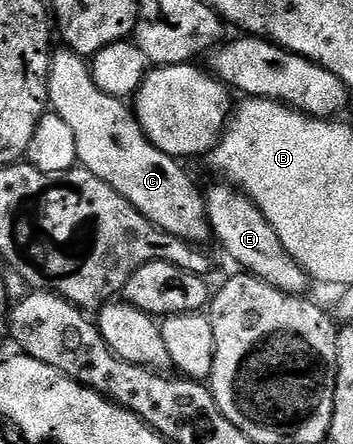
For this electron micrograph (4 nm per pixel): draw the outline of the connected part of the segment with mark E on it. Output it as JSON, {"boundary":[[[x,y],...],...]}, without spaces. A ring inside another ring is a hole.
{"boundary":[[[216,182],[212,189],[207,189],[208,221],[212,227],[215,243],[224,247],[224,252],[236,264],[241,264],[243,271],[256,276],[262,282],[274,286],[274,290],[282,290],[291,296],[304,296],[307,293],[310,277],[302,265],[293,258],[286,246],[282,246],[282,238],[274,234],[274,226],[266,222],[252,199],[239,188],[227,183]]]}

